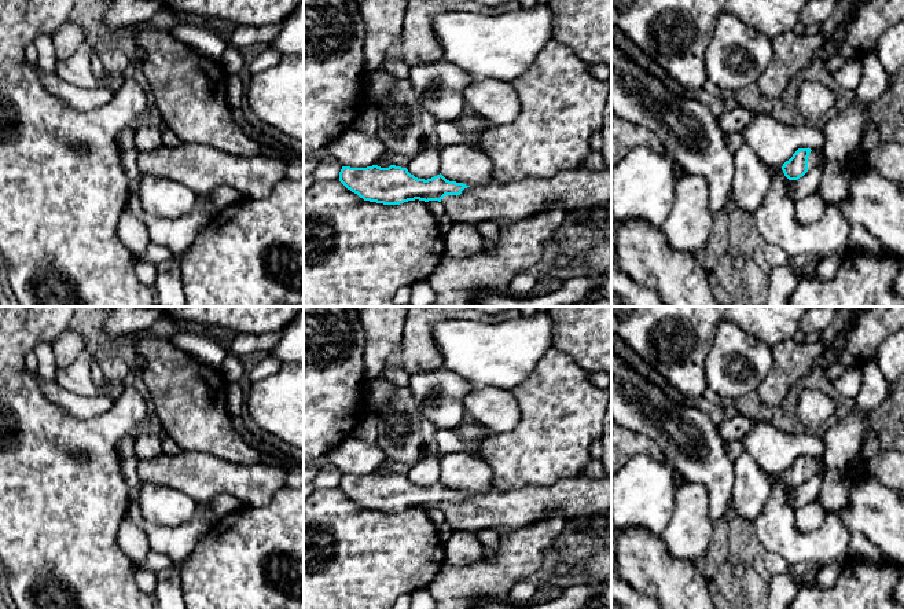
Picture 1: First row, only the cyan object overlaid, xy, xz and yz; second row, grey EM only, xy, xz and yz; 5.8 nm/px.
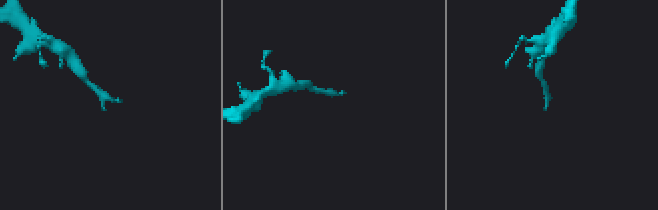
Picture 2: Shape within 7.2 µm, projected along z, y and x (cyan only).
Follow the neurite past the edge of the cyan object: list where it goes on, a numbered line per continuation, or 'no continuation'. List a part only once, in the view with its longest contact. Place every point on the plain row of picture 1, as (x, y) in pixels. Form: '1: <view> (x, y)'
1: xz (569, 498)

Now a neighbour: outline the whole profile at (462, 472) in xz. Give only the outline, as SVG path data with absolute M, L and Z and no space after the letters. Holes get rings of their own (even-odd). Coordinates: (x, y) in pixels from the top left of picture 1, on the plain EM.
M463 452L438 455L440 481L449 489L484 494L495 489L493 472L486 461Z

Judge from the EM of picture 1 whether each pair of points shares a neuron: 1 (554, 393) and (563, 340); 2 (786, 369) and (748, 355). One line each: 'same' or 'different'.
1: different
2: different

